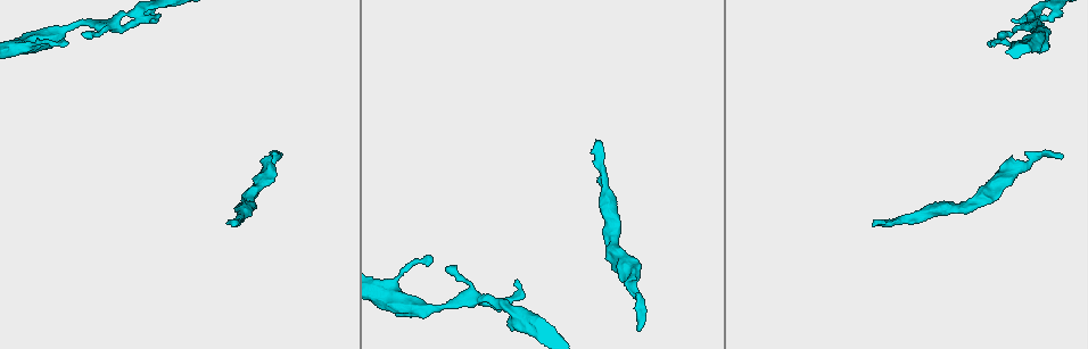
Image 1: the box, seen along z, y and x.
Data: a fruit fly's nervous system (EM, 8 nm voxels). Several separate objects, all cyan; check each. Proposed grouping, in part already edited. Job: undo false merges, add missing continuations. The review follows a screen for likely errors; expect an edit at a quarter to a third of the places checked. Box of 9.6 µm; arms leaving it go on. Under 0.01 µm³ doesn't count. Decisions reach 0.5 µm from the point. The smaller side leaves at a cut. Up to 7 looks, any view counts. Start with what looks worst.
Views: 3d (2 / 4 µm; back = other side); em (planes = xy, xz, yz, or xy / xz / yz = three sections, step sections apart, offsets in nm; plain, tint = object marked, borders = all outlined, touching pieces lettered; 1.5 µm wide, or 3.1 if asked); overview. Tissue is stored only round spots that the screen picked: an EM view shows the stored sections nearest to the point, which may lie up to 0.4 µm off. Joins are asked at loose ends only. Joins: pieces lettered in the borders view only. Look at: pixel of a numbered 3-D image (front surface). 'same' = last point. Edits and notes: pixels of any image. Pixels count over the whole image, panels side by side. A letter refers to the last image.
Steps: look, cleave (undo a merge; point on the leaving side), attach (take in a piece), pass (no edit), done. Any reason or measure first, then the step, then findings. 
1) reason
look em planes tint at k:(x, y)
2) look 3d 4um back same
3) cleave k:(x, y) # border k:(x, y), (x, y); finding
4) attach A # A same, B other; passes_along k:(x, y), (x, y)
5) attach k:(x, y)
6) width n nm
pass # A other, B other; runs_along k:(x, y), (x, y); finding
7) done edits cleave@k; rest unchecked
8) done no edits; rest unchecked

tapers out
look 3d 4um back at 1:(1062, 157)

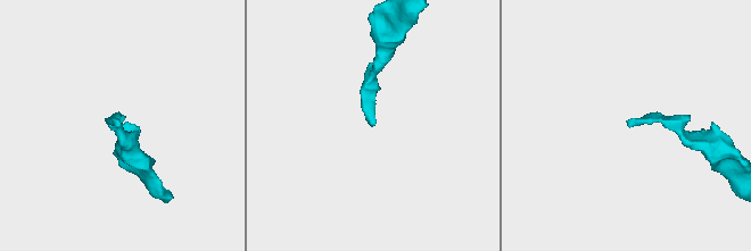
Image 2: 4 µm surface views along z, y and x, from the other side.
look em planes plain at 2:(119, 123)

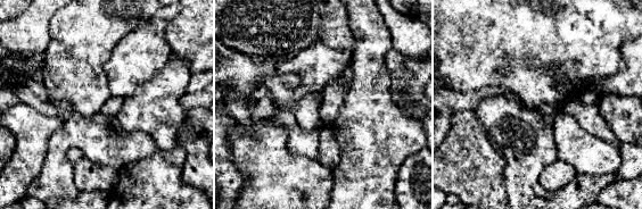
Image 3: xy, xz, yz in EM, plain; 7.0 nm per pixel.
look em planes borders same

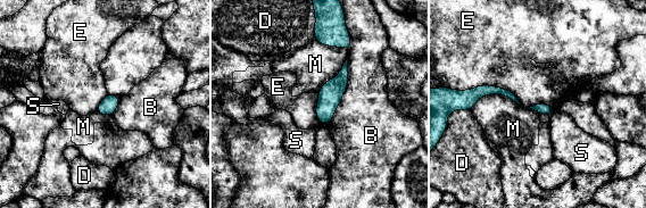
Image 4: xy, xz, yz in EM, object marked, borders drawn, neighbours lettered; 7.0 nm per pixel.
longest_contact E 650 nm
pass # B other, D other, E other, M other, S other; border 4:(461, 91), (554, 108); none of them fits

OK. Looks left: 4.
abrupt turn
look em planes tint at 1:(497, 302)

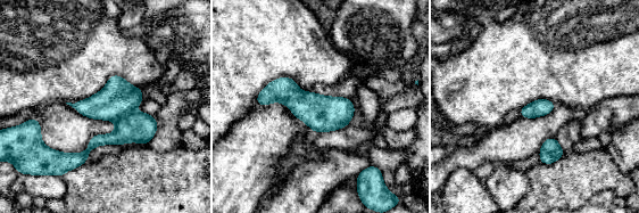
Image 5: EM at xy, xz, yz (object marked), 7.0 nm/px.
look em planes borders same

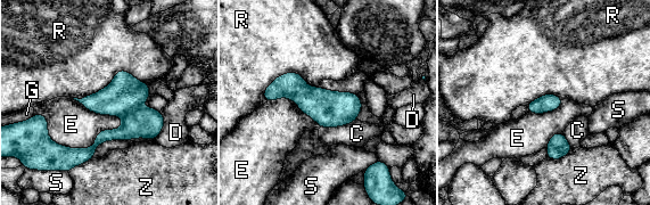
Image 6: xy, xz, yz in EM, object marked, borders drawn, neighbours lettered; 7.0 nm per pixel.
pass # C other, D other, E other, G other, R other, S other, Z other; runs_along 6:(144, 85), (131, 122), (74, 160); one neuron here

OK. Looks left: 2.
thick turns thin
look 3d 4um at 1:(1006, 40)

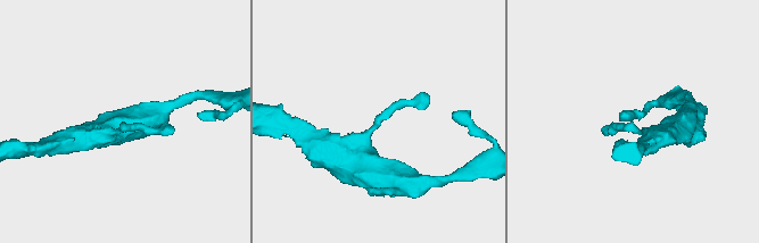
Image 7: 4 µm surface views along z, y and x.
now the EM
look em xz step 8 borders at 7:(376, 125)

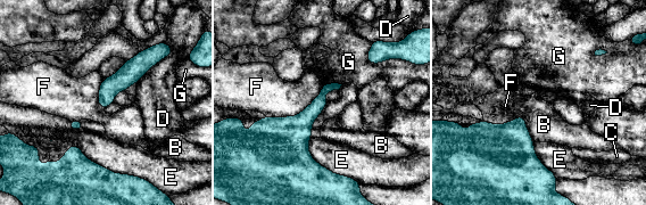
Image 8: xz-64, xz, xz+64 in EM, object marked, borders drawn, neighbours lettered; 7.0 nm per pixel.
width 100 nm; longest_contact E 480 nm
pass # B other, C other, D other, E other, F other, G other; one neuron here

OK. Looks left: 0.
done no edits; rest unchecked

